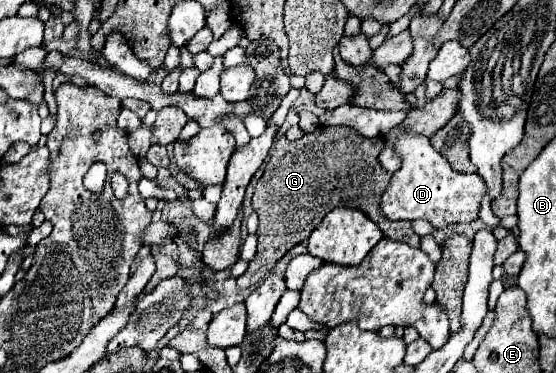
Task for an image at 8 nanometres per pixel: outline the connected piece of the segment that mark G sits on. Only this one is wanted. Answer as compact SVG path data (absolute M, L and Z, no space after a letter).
M320 125L314 133L308 133L298 141L280 137L270 151L264 173L258 179L252 197L252 207L260 217L260 227L256 231L258 251L250 261L248 271L236 279L238 287L248 289L258 285L262 277L274 269L276 261L294 245L308 239L326 213L336 207L354 207L378 223L384 237L408 243L410 247L420 247L420 237L412 231L410 223L386 219L376 203L376 191L384 191L392 179L392 175L384 171L378 161L382 149L382 137L368 139L360 133L354 133L350 127Z

